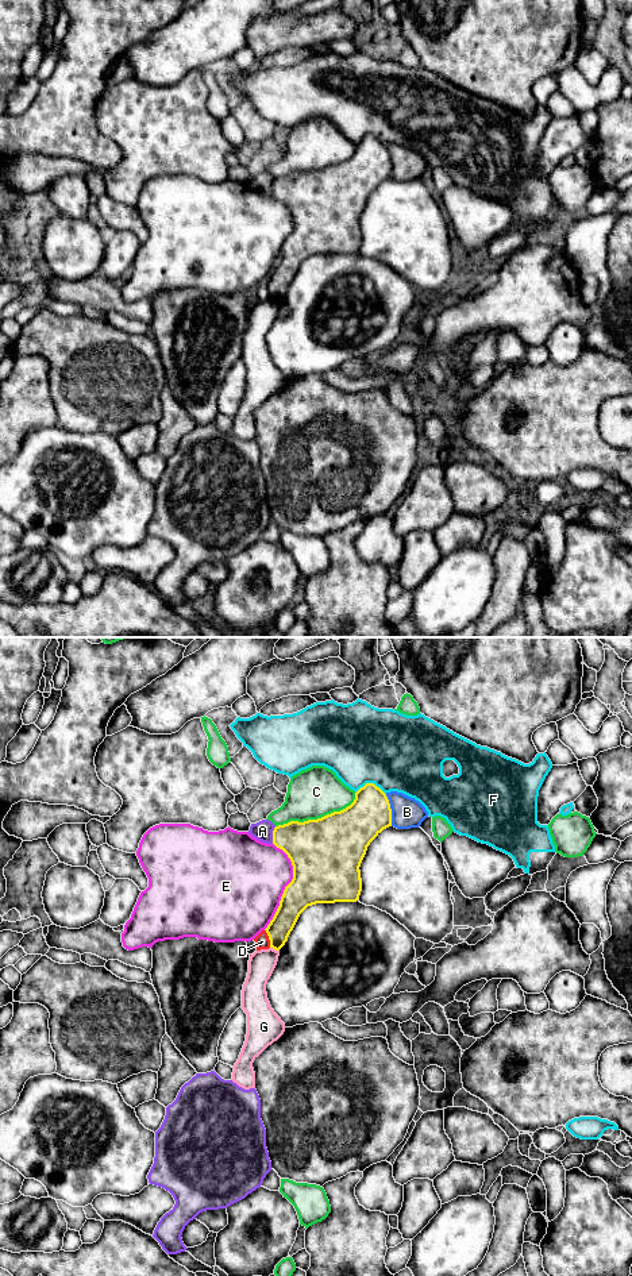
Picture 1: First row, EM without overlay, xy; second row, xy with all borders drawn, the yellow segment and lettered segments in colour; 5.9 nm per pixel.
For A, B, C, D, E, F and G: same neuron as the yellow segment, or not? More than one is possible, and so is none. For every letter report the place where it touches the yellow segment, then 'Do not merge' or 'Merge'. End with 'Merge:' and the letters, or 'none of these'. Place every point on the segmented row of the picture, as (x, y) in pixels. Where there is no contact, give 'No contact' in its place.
A: Touches yellow at xy (273, 835). Do not merge
B: Touches yellow at xy (390, 810). Do not merge
C: Touches yellow at xy (318, 818). Do not merge
D: Touches yellow at xy (269, 939). Do not merge
E: Touches yellow at xy (286, 886). Do not merge
F: Touches yellow at xy (370, 783). Do not merge
G: Touches yellow at xy (274, 948). Do not merge
Merge: none of these

